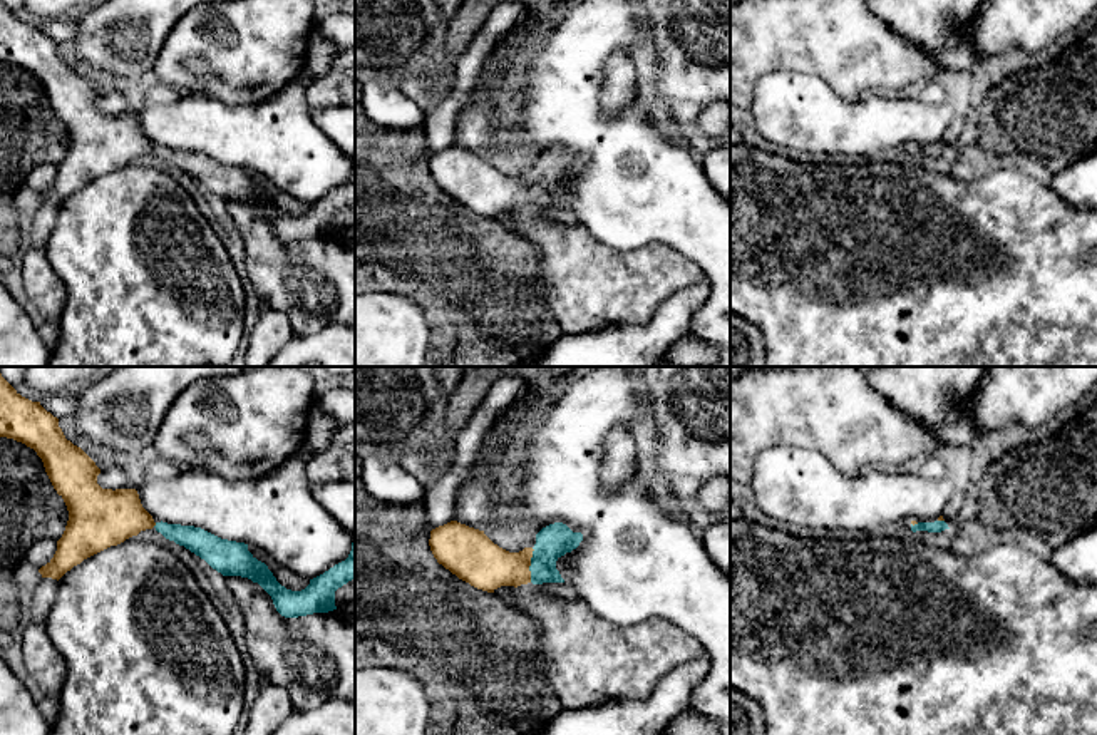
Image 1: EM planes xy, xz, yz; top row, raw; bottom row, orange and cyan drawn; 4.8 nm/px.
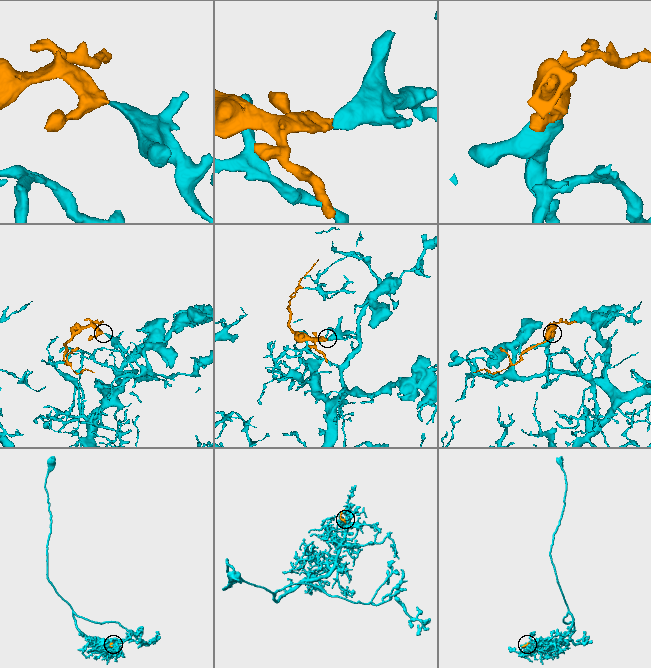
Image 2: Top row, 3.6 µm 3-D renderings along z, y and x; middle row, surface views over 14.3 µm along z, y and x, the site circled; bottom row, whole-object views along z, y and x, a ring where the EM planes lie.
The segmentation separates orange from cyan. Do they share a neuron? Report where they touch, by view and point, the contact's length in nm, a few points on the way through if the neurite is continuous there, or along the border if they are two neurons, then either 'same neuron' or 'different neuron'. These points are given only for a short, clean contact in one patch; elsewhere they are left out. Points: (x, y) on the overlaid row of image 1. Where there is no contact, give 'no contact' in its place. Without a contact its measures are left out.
xz (530, 565) | 170 nm | across xz (481, 563), (530, 565), (553, 541) | same neuron

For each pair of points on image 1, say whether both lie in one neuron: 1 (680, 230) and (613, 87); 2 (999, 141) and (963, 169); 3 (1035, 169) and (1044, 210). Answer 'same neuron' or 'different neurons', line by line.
1: different neurons
2: different neurons
3: different neurons

